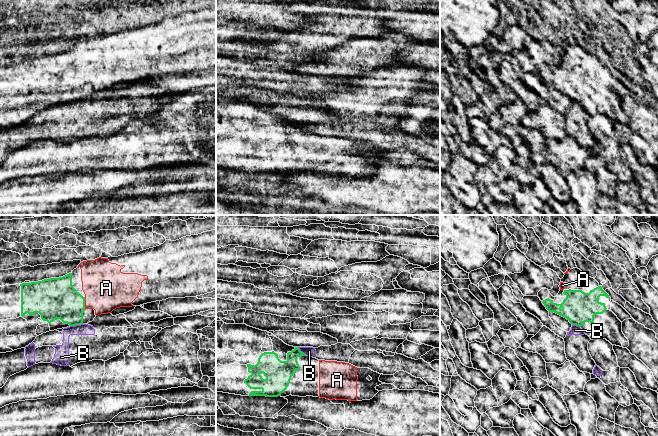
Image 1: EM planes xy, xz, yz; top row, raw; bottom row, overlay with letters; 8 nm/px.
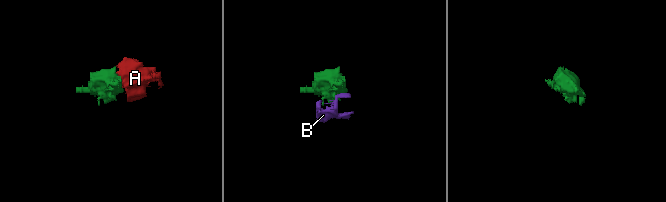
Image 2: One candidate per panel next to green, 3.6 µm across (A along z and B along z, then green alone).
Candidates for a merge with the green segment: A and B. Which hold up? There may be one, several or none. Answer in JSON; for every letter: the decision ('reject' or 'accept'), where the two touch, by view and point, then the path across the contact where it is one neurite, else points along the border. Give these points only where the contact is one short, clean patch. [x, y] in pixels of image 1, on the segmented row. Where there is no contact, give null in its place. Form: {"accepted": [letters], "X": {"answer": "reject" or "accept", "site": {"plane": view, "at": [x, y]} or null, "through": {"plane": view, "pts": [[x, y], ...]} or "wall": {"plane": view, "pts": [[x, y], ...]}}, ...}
{"accepted": ["A"], "A": {"answer": "accept", "site": {"plane": "xy", "at": [84, 303]}, "through": {"plane": "xy", "pts": [[56, 298], [65, 303], [84, 303], [97, 297], [106, 288]]}}, "B": {"answer": "reject", "site": {"plane": "xy", "at": [76, 324]}, "wall": {"plane": "xy", "pts": [[82, 323], [70, 326]]}}}

